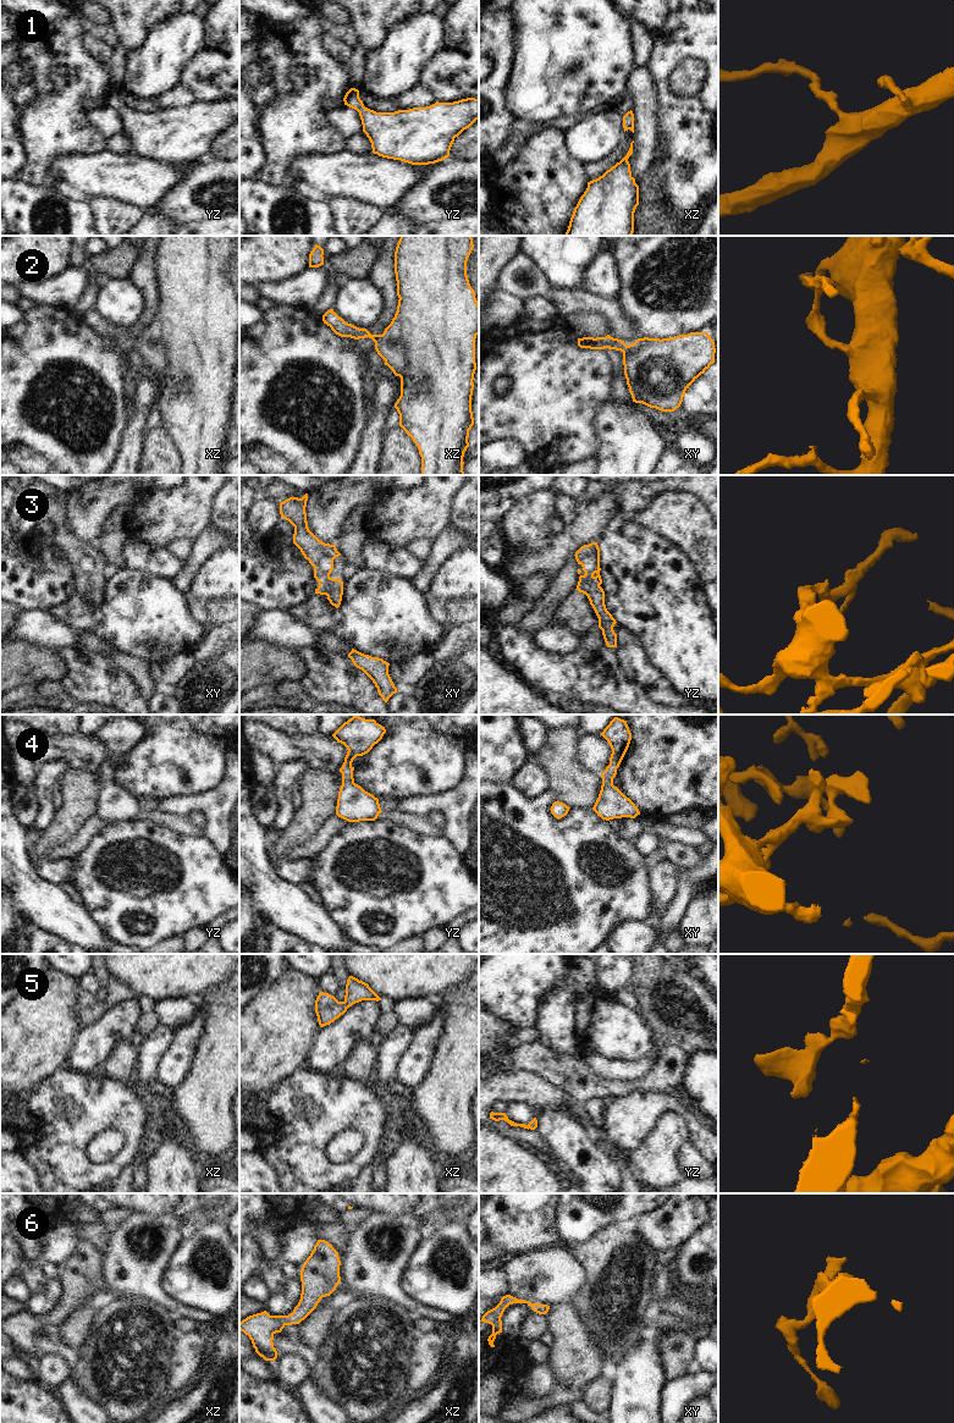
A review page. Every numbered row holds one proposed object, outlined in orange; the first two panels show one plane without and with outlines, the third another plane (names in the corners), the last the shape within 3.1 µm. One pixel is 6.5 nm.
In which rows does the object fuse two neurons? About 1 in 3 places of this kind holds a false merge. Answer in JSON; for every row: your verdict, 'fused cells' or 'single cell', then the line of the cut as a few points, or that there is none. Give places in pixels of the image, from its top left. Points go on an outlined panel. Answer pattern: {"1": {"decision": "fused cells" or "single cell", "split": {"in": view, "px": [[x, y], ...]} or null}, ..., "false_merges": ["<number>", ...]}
{"1": {"decision": "single cell", "split": null}, "2": {"decision": "single cell", "split": null}, "3": {"decision": "single cell", "split": null}, "4": {"decision": "single cell", "split": null}, "5": {"decision": "single cell", "split": null}, "6": {"decision": "single cell", "split": null}, "false_merges": []}

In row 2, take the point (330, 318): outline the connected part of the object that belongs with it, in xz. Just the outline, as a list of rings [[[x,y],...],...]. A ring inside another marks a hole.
[[[401,236],[395,252],[399,299],[395,318],[382,335],[371,335],[366,329],[346,322],[333,309],[322,315],[324,324],[341,337],[371,338],[385,365],[401,377],[401,396],[395,408],[399,414],[399,426],[419,449],[420,475],[464,475],[463,457],[474,425],[472,396],[476,370],[475,338],[479,335],[479,304],[467,276],[467,261],[473,248],[472,236]]]

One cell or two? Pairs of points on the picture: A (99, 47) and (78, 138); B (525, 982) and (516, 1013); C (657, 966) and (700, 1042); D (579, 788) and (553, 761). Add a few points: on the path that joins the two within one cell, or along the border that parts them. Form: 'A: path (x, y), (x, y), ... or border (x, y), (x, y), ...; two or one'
A: border (82, 39), (86, 49), (104, 64); two
B: path (518, 989), (516, 992), (516, 1005); one
C: path (651, 989), (651, 1010), (667, 1026), (677, 1027); one
D: path (573, 782), (560, 767); one

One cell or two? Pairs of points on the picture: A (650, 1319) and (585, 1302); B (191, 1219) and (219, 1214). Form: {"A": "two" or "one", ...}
{"A": "two", "B": "one"}

